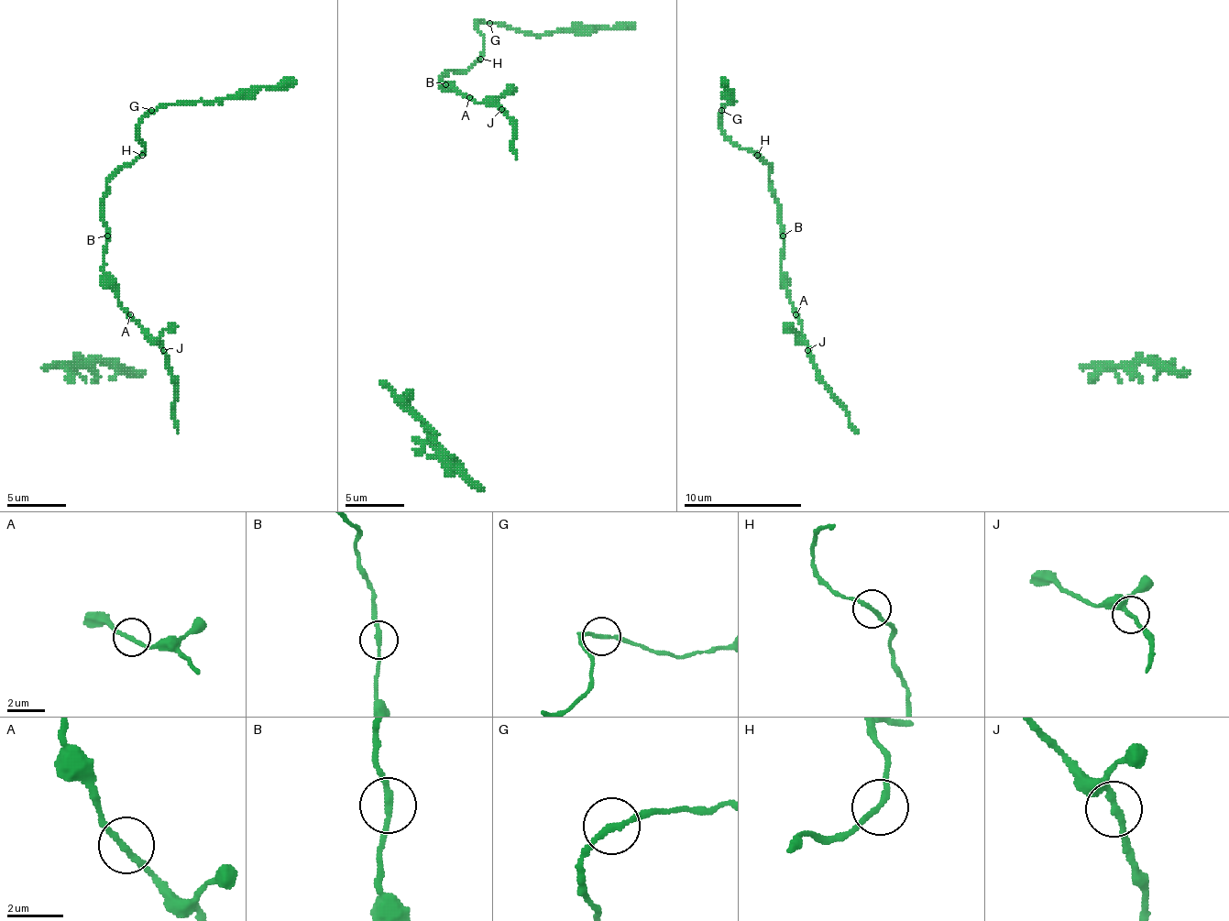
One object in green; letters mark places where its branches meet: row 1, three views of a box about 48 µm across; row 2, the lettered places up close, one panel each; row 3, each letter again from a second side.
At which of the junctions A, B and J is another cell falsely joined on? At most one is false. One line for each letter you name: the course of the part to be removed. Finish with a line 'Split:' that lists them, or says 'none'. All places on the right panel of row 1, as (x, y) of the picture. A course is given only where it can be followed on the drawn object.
Split: none

